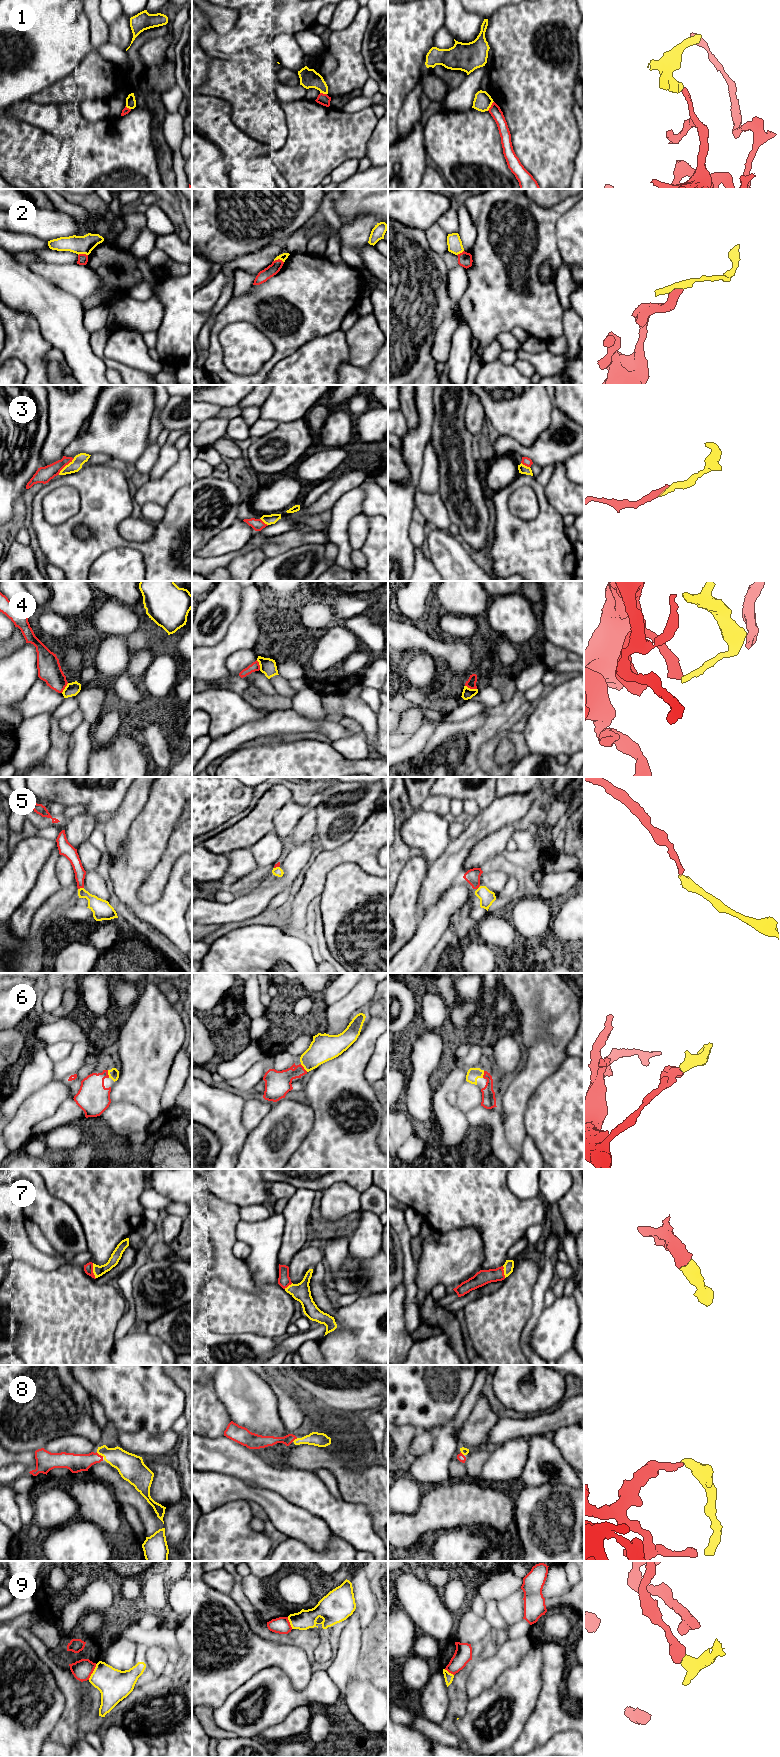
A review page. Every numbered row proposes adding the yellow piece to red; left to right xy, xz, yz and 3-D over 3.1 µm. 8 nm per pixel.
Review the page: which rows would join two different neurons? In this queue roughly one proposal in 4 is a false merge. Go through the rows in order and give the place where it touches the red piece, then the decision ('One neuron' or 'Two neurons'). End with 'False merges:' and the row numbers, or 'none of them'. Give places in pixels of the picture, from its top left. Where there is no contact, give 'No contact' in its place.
1: Touches red at yz (491, 106). Two neurons
2: Touches red at xy (82, 254). One neuron
3: Touches red at xy (65, 465). One neuron
4: Touches red at yz (471, 688). Two neurons
5: Touches red at xy (80, 887). One neuron
6: Touches red at xy (107, 1074). One neuron
7: Touches red at xy (92, 1271). One neuron
8: Touches red at xy (100, 1455). One neuron
9: Touches red at xy (92, 1672). Two neurons
False merges: 1, 4, 9

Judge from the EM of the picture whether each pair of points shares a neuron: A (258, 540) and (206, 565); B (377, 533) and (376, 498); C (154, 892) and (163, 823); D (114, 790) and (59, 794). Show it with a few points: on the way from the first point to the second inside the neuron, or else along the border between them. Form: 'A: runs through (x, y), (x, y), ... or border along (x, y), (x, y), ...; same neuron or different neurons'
A: runs through (245, 550), (219, 562); same neuron
B: border along (377, 514), (367, 516); different neurons
C: border along (168, 841), (160, 860), (144, 881); different neurons
D: runs through (100, 790), (73, 790); same neuron

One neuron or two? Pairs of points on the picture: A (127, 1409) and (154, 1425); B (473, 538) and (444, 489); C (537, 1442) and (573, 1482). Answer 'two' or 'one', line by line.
A: one
B: one
C: one

